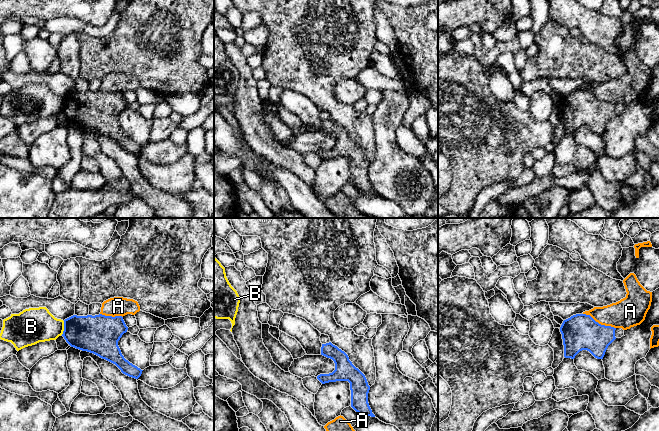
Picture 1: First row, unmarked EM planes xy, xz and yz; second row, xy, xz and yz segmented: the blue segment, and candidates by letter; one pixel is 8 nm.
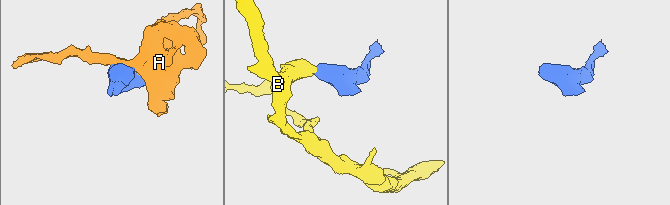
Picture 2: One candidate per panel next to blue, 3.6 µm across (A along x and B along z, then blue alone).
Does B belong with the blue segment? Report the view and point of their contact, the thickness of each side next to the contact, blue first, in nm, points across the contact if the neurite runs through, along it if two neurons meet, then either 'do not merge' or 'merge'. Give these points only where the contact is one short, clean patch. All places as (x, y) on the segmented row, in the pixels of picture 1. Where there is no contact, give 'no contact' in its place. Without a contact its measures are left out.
contact xy (64, 328); calibres 300 and 280 nm; border xy (64, 321), (64, 330), (61, 334); do not merge

